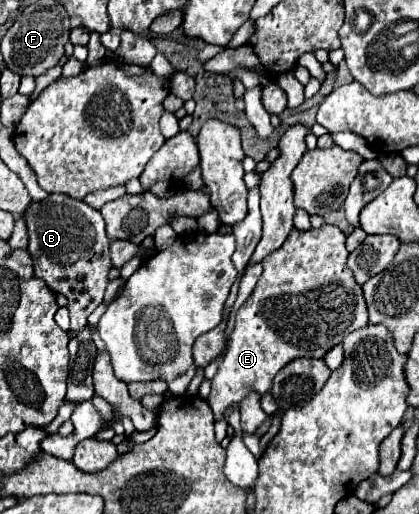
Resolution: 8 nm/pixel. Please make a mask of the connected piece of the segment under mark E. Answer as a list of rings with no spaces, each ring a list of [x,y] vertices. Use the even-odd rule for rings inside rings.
[[[324,224],[322,228],[312,228],[306,232],[292,228],[286,242],[262,260],[264,272],[258,278],[250,298],[238,310],[236,328],[230,336],[226,356],[218,368],[218,374],[212,378],[212,392],[208,396],[208,404],[216,420],[222,420],[224,410],[230,404],[240,402],[244,394],[248,394],[246,390],[256,390],[260,394],[266,394],[278,370],[288,362],[292,362],[294,358],[302,356],[324,358],[324,354],[336,344],[340,344],[346,334],[368,324],[362,286],[354,280],[352,270],[346,264],[348,250],[344,242],[346,242],[344,234],[340,232],[340,228],[332,224]]]

